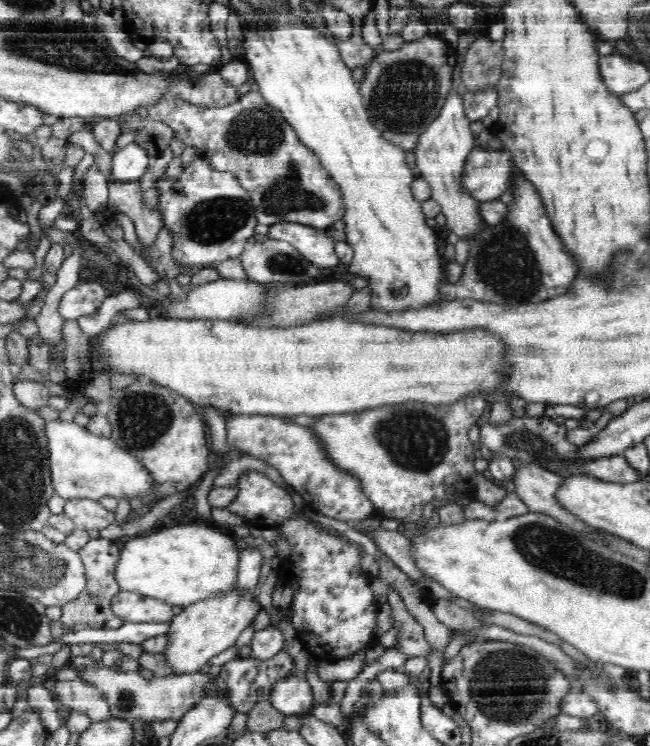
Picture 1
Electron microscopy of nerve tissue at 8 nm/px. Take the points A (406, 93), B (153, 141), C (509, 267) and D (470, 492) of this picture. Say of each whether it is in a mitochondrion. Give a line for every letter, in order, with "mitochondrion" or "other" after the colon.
A: mitochondrion
B: other
C: mitochondrion
D: other

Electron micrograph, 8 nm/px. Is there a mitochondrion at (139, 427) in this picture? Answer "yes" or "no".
yes

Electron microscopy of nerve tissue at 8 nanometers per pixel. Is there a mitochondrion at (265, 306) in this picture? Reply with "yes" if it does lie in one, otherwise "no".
no

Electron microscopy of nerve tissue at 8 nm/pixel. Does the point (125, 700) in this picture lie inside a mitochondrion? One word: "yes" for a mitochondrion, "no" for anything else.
no

